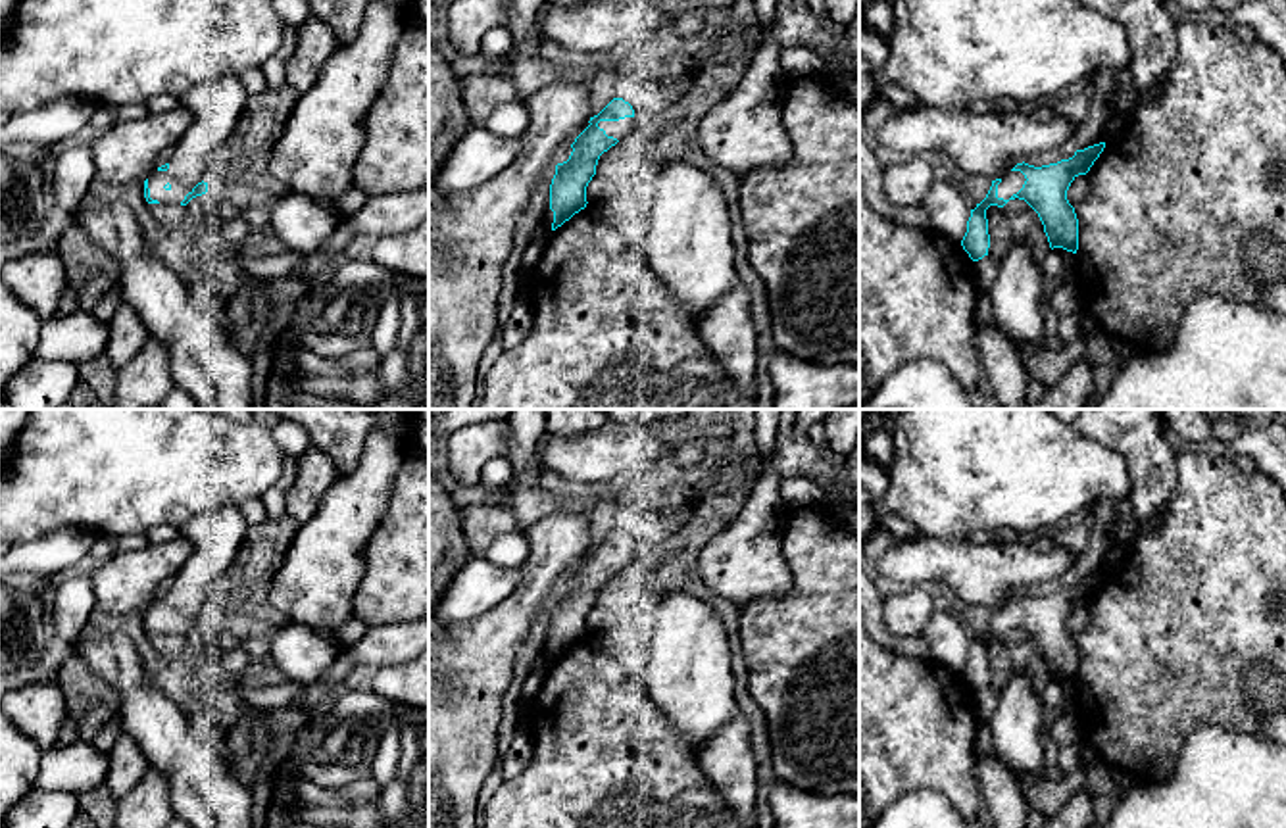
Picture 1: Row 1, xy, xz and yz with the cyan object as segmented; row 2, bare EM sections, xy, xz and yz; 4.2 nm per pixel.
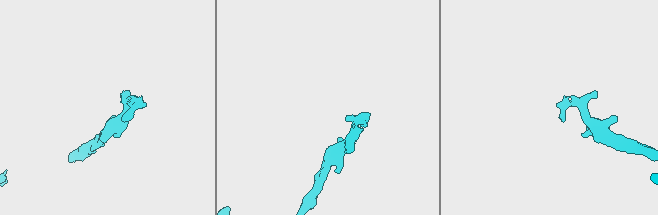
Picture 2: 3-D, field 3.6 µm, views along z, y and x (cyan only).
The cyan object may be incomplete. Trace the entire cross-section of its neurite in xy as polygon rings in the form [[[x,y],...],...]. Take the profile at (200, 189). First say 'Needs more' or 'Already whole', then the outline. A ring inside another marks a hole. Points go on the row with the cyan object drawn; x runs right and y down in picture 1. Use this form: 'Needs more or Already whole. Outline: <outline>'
Needs more. Outline: [[[240,75],[198,85],[181,98],[192,113],[192,123],[175,144],[169,161],[144,181],[148,204],[186,206],[208,192],[204,175],[210,156],[236,129],[248,98]]]

